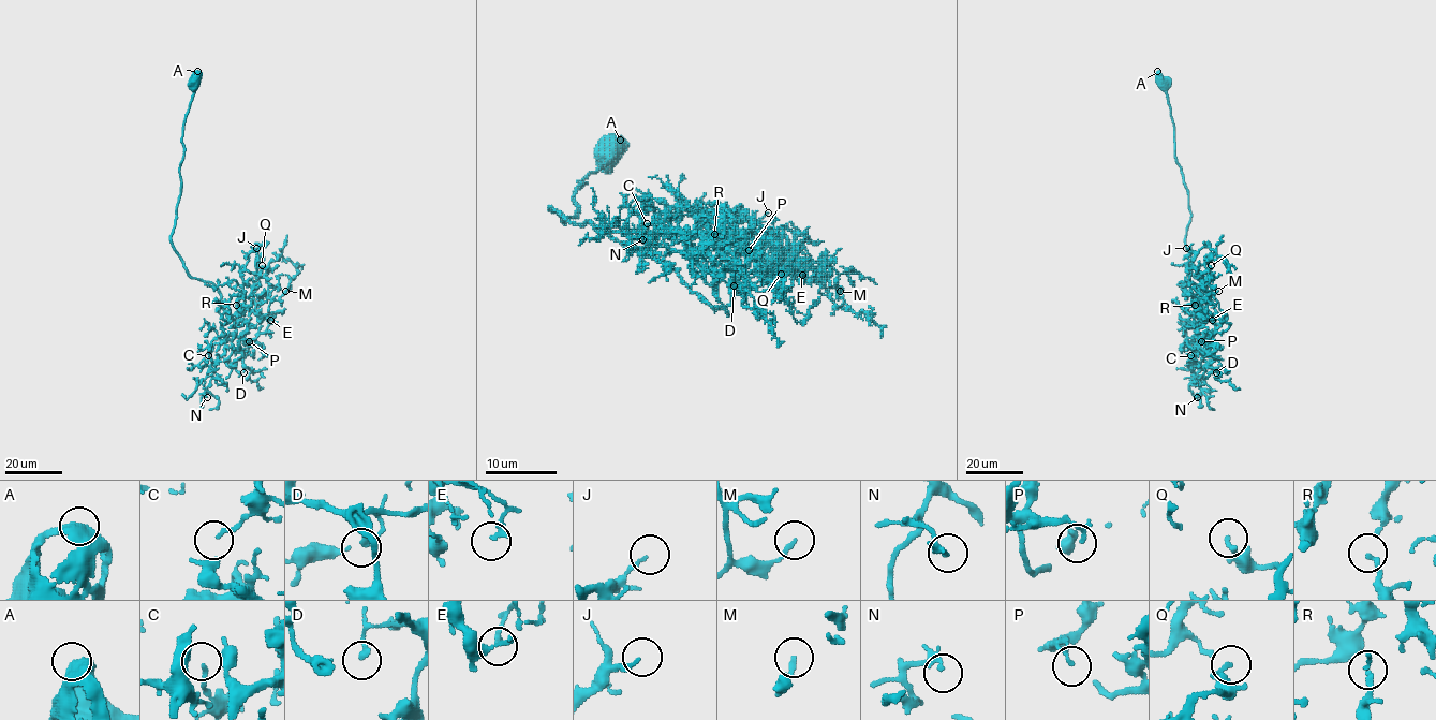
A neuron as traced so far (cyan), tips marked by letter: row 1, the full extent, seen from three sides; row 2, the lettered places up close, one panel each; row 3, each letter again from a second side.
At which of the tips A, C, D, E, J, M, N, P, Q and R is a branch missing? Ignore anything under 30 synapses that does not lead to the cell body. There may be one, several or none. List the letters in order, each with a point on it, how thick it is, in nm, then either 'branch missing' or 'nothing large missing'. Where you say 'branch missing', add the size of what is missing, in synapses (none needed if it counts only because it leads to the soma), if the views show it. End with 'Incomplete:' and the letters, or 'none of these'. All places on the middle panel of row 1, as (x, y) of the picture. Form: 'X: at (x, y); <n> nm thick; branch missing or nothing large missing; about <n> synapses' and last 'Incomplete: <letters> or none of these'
A: at (620, 140); 400 nm thick; nothing large missing
C: at (647, 223); 140 nm thick; nothing large missing
D: at (734, 285); 150 nm thick; nothing large missing
E: at (802, 275); 200 nm thick; nothing large missing
J: at (768, 212); 150 nm thick; nothing large missing
M: at (840, 291); 160 nm thick; nothing large missing
N: at (642, 239); 190 nm thick; nothing large missing
P: at (749, 250); 170 nm thick; nothing large missing
Q: at (781, 274); 190 nm thick; nothing large missing
R: at (714, 234); 190 nm thick; nothing large missing
Incomplete: none of these

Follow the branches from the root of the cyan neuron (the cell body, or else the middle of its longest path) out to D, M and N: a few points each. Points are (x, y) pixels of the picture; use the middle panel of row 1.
D: (610, 159), (564, 223), (551, 209), (727, 314), (696, 264), (727, 258), (730, 282), (739, 264), (734, 285)
M: (610, 159), (564, 223), (551, 209), (677, 268), (714, 309), (738, 293), (743, 248), (825, 263), (840, 291)
N: (610, 159), (578, 182), (573, 216), (551, 209), (677, 268), (727, 314), (685, 232), (666, 220), (642, 239)

